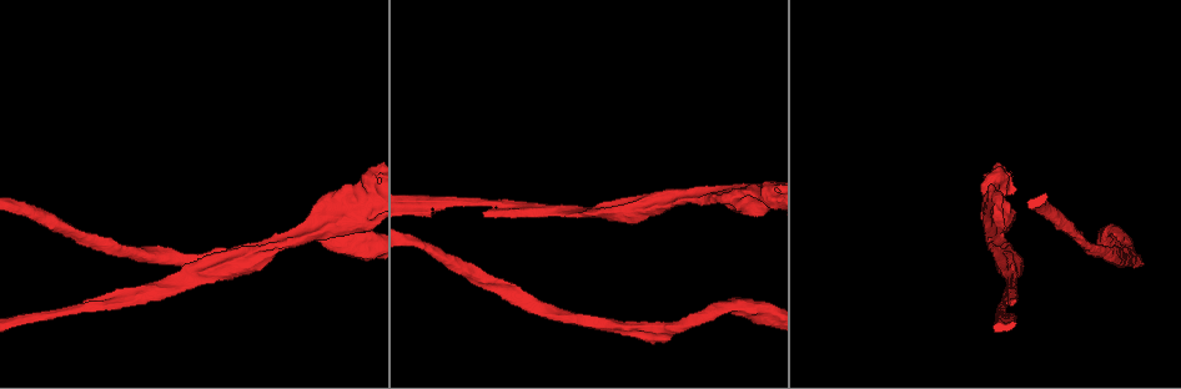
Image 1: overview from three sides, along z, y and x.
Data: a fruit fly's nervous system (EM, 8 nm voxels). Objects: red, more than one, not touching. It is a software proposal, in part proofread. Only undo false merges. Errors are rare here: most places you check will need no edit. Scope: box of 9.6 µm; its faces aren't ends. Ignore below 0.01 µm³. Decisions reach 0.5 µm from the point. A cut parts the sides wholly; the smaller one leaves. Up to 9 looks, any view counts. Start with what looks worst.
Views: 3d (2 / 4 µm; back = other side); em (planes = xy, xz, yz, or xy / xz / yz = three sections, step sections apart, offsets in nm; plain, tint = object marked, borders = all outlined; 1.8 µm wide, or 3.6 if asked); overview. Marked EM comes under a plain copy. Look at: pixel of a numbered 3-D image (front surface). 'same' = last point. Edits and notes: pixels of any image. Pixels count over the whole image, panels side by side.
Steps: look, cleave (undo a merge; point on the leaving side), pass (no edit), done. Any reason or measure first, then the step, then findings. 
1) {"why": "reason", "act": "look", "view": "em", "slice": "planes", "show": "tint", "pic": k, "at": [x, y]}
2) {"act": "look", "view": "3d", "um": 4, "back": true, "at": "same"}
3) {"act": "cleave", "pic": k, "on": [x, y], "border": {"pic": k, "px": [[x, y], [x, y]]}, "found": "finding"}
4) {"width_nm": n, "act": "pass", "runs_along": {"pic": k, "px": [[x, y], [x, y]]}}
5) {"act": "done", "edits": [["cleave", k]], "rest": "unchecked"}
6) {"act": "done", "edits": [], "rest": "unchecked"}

{"act": "look", "view": "3d", "um": 4, "pic": 1, "at": [1129, 247]}

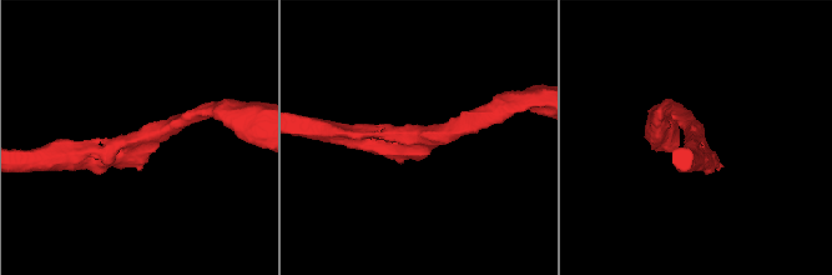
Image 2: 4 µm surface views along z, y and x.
{"why": "need the tissue", "act": "look", "view": "em", "slice": "yz", "step": 8, "show": "tint", "pic": 2, "at": [400, 133]}

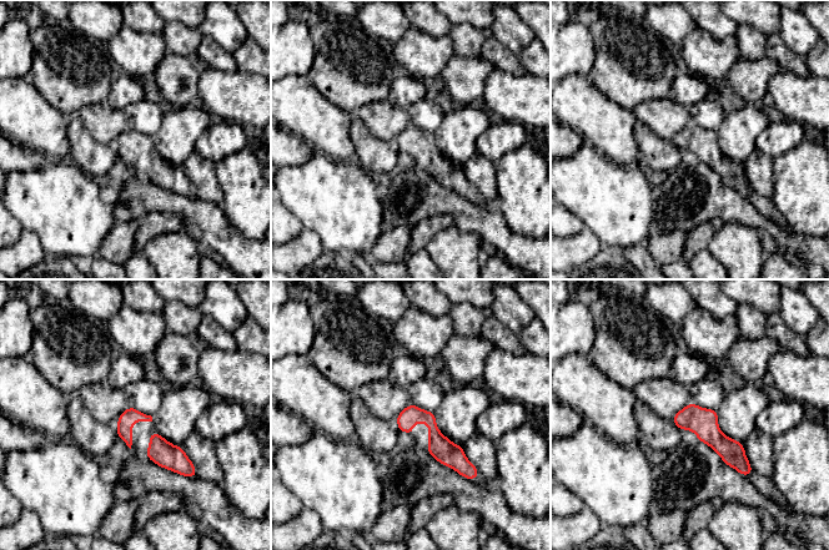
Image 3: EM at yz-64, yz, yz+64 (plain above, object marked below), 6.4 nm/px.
{"why": "another direction", "act": "look", "view": "em", "slice": "planes", "show": "tint", "at": "same"}

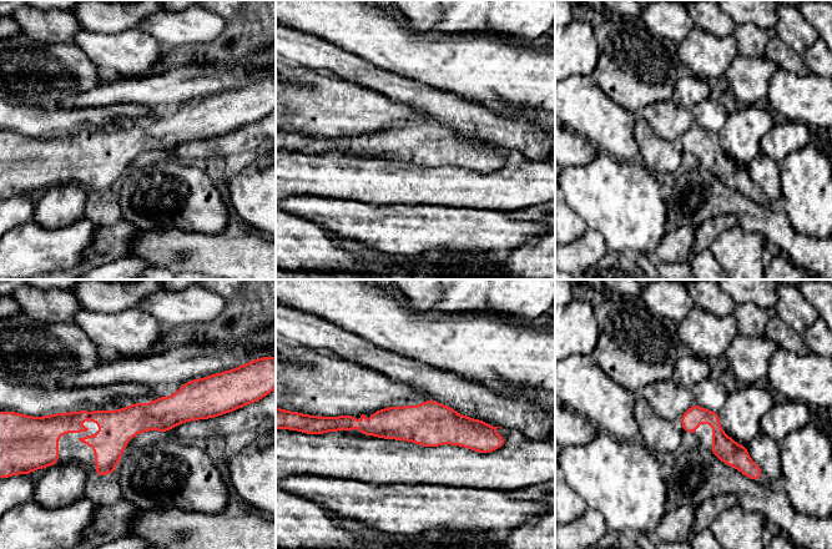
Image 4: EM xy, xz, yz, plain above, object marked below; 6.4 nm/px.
{"width_nm": 120, "act": "pass", "runs_along": {"pic": 4, "px": [[211, 413], [75, 416], [61, 426]]}, "found": "continuous, no second neuron"}

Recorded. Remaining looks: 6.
{"act": "look", "view": "3d", "um": 4, "back": true, "pic": 1, "at": [366, 191]}

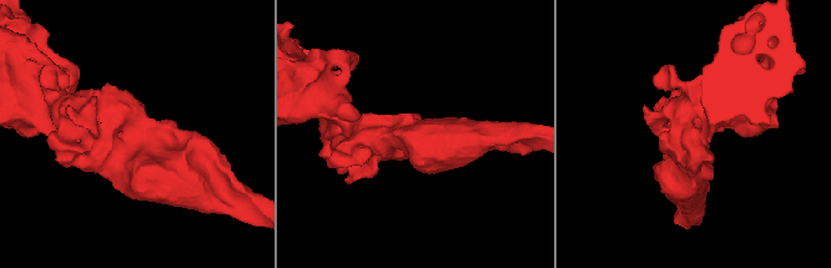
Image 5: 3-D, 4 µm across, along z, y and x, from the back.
{"why": "shape alone is not enough", "act": "look", "view": "em", "um": 3.6, "slice": "planes", "show": "tint", "pic": 5, "at": [134, 126]}

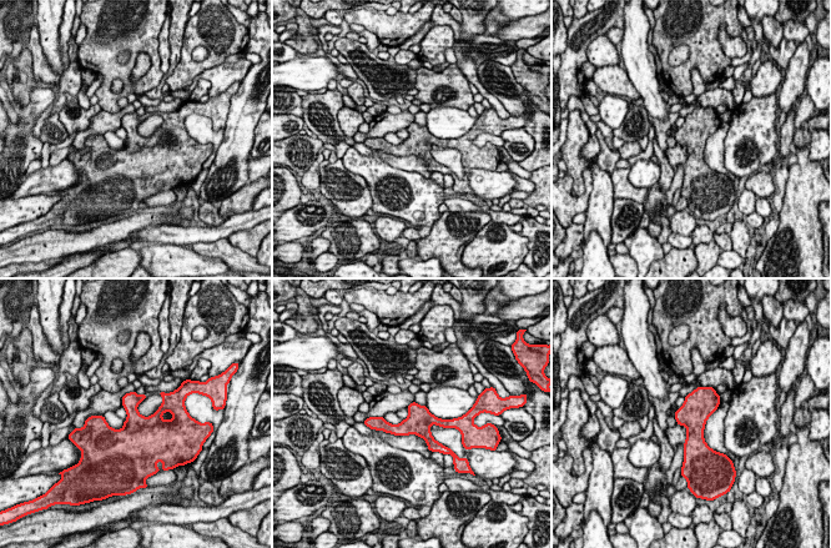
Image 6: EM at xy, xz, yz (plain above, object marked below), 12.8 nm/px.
{"act": "pass", "runs_along": {"pic": 6, "px": [[376, 420], [388, 428], [447, 425]]}, "found": "one neuron here"}

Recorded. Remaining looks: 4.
{"why": "thick turns thin", "act": "look", "view": "3d", "um": 4, "pic": 1, "at": [670, 200]}

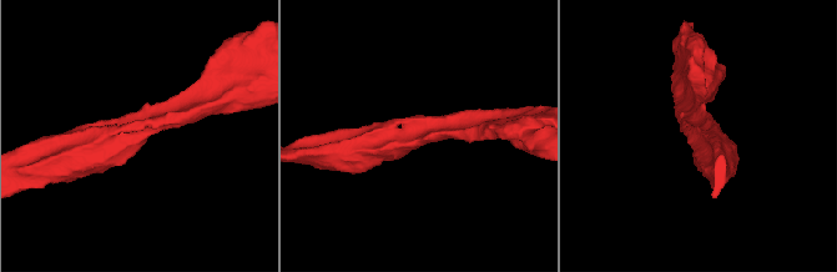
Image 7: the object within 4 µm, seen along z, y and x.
{"arm_widths_nm": [220, 500], "why": "now the EM", "act": "look", "view": "em", "slice": "planes", "show": "borders", "pic": 7, "at": [415, 137]}

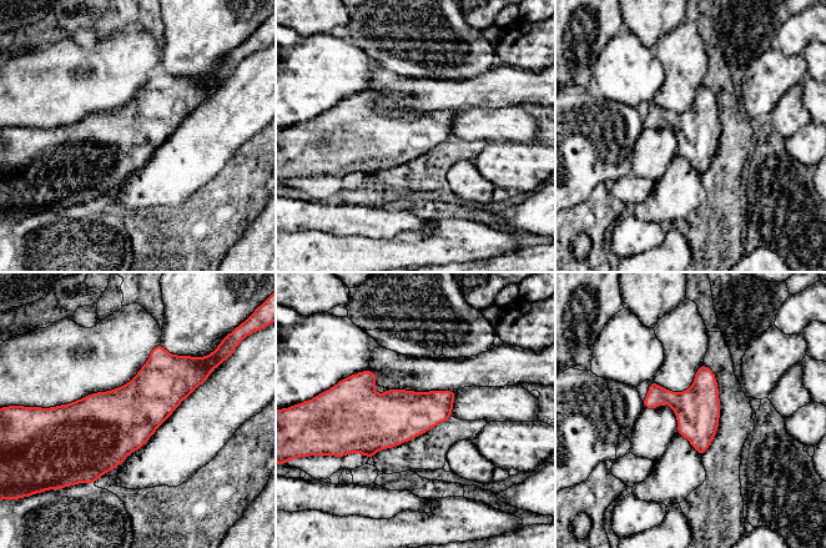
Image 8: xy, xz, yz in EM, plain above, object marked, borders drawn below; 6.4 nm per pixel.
{"act": "pass", "found": "one neuron here"}

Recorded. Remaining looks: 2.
{"why": "calibre changes", "act": "look", "view": "em", "slice": "planes", "show": "tint", "pic": 1, "at": [602, 210]}

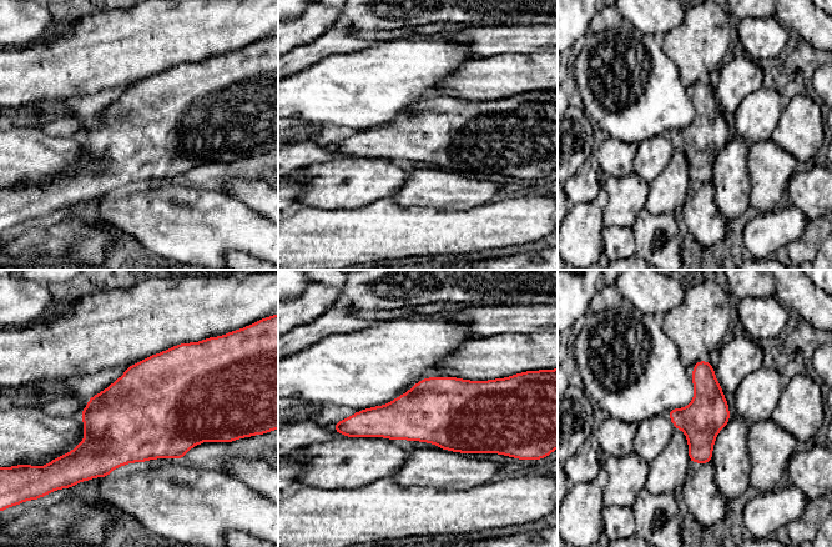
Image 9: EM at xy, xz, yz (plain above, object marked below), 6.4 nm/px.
{"width_nm": 280, "act": "pass", "found": "one neuron here"}

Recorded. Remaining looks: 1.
{"act": "done", "edits": [], "rest": "unchecked"}

